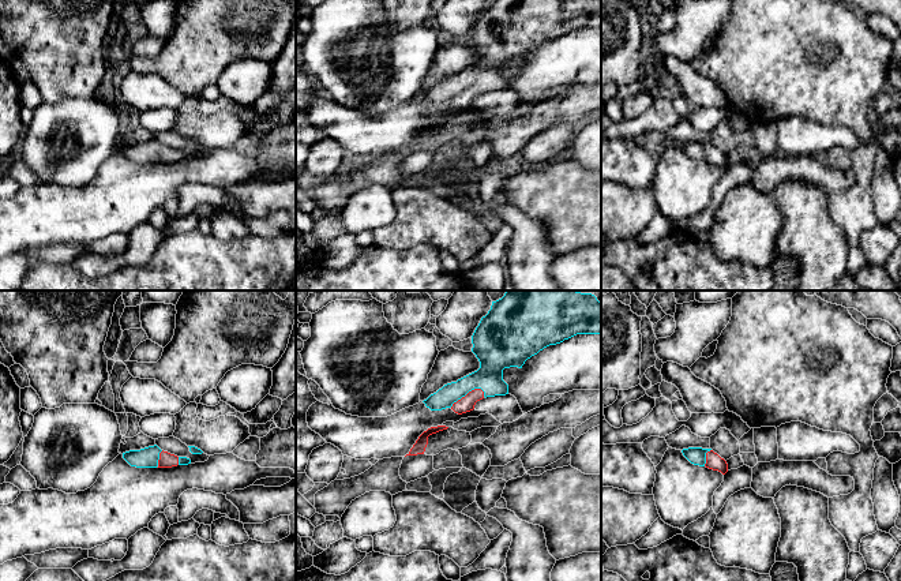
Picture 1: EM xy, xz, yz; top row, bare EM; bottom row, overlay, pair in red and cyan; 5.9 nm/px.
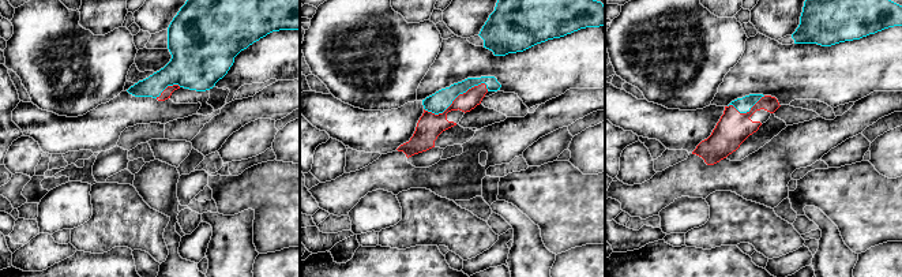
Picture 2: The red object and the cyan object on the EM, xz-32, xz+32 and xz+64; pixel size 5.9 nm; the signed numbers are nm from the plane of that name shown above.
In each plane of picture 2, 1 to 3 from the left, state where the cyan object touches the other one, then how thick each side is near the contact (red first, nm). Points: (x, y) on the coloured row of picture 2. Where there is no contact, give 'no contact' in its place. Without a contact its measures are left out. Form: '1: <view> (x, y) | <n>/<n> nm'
1: xz-32 (168, 86) | 60/340 nm
2: xz+32 (455, 98) | 150/120 nm
3: xz+64 (747, 112) | 190/90 nm

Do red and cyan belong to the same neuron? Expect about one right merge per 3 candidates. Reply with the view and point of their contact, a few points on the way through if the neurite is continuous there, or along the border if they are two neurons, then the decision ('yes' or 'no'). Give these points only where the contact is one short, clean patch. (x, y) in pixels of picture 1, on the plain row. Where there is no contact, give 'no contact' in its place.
meets red in xz at (468, 87); runs through xz (466, 98), (468, 87), (491, 64), (492, 53); yes

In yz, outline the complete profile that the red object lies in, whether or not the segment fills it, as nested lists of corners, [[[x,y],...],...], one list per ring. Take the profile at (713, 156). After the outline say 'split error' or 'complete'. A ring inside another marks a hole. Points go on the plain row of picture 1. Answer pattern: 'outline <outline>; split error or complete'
outline [[[688,142],[682,145],[683,150],[694,160],[706,161],[718,165],[722,169],[728,166],[728,158],[712,143]]]; split error

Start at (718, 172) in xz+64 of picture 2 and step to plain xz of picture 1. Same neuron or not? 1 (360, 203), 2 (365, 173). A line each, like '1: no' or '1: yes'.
1: no
2: yes

